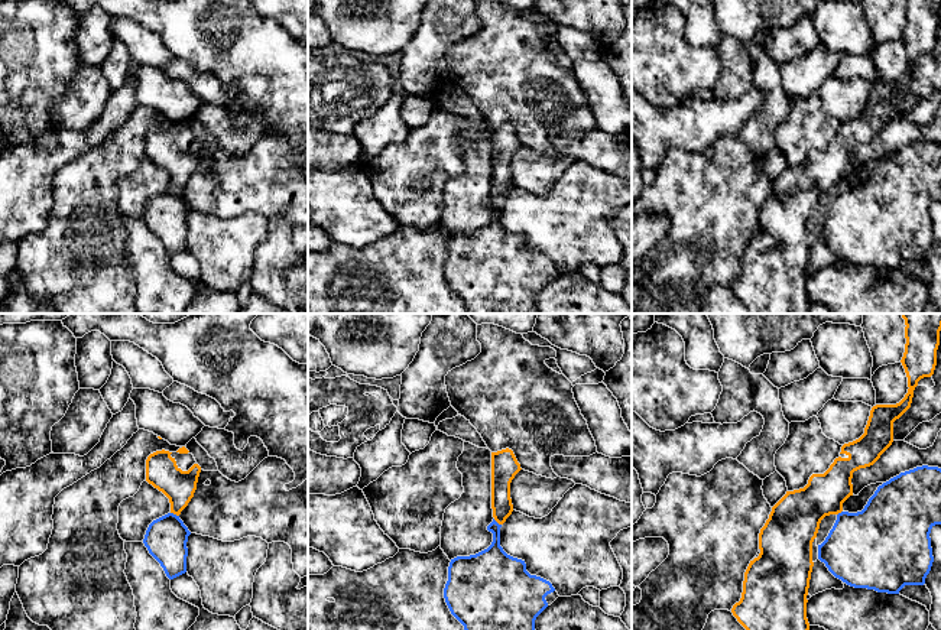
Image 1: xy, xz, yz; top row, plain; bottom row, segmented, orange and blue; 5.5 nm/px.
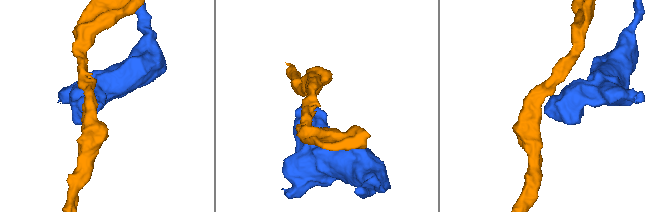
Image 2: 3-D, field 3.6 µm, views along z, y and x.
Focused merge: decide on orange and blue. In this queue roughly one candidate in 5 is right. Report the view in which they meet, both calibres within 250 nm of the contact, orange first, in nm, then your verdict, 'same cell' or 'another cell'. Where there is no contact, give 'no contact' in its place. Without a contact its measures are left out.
xy | 180/220 nm | another cell

